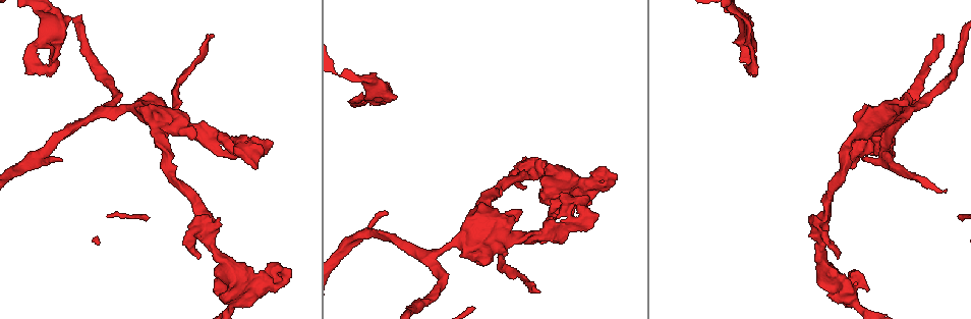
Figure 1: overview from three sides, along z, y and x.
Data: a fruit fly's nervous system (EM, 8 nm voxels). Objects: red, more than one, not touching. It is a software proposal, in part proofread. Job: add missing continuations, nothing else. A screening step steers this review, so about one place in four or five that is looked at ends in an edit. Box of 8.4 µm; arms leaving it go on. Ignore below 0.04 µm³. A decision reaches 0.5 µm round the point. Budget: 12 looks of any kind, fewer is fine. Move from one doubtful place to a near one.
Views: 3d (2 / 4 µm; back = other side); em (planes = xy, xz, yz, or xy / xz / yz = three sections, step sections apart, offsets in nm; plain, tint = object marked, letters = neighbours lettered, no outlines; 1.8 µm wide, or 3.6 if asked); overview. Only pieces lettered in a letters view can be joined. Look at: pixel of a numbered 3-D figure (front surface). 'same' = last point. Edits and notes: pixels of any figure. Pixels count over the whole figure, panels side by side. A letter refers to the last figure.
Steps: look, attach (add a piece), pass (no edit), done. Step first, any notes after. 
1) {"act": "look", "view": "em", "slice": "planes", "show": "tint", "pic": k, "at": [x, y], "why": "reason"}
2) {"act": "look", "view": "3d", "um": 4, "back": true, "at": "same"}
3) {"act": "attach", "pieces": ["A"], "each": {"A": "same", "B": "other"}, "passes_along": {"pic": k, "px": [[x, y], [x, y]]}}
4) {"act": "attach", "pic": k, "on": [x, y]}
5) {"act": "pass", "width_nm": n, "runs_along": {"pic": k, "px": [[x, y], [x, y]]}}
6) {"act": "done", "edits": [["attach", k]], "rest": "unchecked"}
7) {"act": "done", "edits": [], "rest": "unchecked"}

{"act": "look", "view": "em", "um": 3.6, "slice": "planes", "show": "letters", "pic": 1, "at": [538, 292], "why": "an open end"}

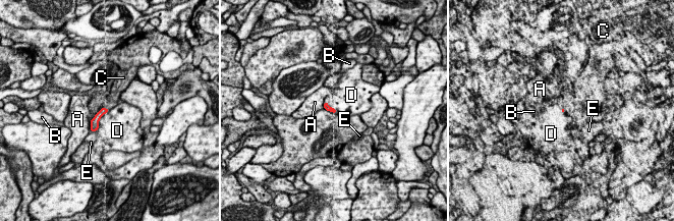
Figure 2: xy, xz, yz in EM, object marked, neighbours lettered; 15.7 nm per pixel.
{"act": "attach", "pieces": ["C"], "each": {"A": "other", "B": "other", "C": "same", "D": "other", "E": "other"}, "found": "it goes on there"}

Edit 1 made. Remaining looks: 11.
{"act": "look", "view": "3d", "um": 4, "pic": 1, "at": [176, 107]}

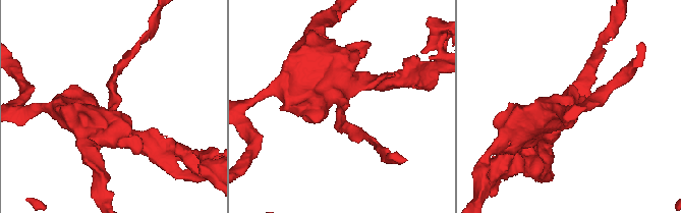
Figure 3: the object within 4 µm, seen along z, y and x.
{"act": "look", "view": "em", "slice": "xy", "step": 16, "show": "tint", "pic": 3, "at": [113, 105], "arm_widths_nm": [160, 460], "why": "need the tissue"}

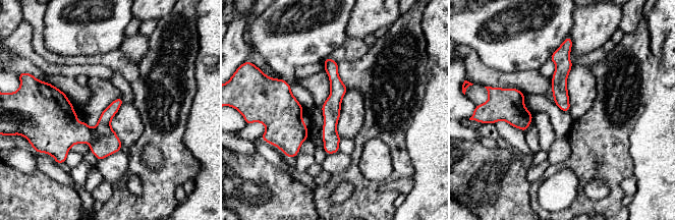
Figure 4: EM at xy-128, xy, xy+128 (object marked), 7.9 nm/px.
{"act": "look", "view": "em", "slice": "xy", "step": 16, "show": "letters", "at": "same"}

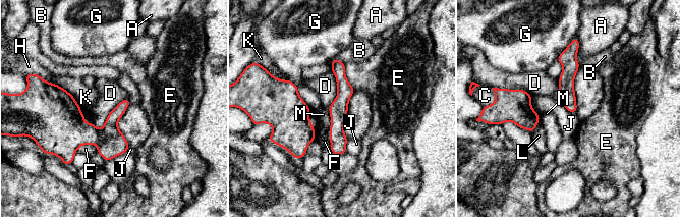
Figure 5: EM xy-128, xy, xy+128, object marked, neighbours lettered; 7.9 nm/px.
{"act": "pass", "longest_contact_nm": ["G", 300], "each": {"A": "other", "B": "other", "C": "other", "D": "other", "E": "other", "F": "other", "G": "other", "H": "other", "J": "other", "K": "other", "L": "other", "M": "other"}, "runs_along": {"pic": 5, "px": [[335, 61], [342, 82], [338, 152]]}, "found": "none of them fits"}

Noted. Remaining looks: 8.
{"act": "look", "view": "overview", "why": "redraw"}

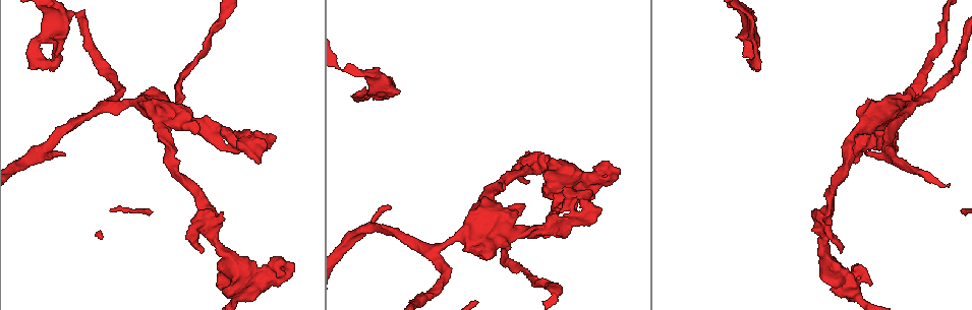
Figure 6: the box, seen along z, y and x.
{"act": "look", "view": "3d", "um": 2, "pic": 6, "at": [878, 140], "why": "branch point"}

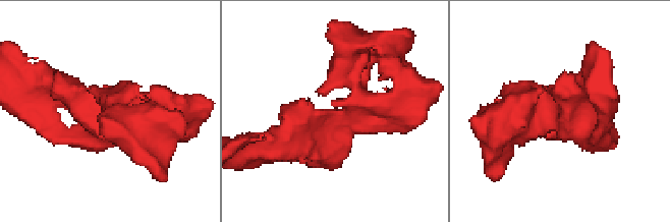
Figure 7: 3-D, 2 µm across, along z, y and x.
{"act": "look", "view": "em", "slice": "yz", "step": 4, "show": "tint", "pic": 7, "at": [563, 115]}

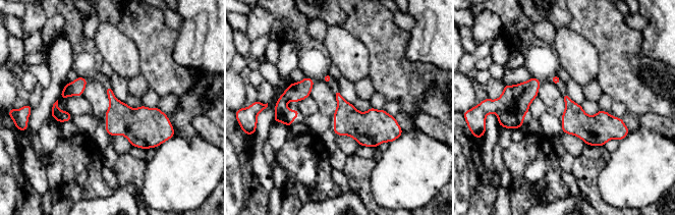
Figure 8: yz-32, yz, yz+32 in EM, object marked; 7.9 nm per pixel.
{"act": "look", "view": "em", "slice": "planes", "show": "letters", "at": "same"}

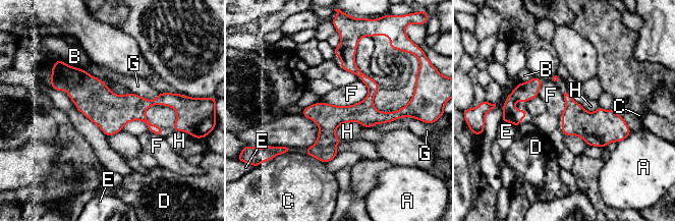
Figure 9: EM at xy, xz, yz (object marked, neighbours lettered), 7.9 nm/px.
{"act": "pass", "width_nm": 200, "each": {"A": "other", "B": "other", "C": "other", "D": "other", "E": "other", "F": "other", "G": "other", "H": "other"}, "border": {"pic": 9, "px": [[369, 89], [349, 105], [324, 103]]}, "found": "none of them fits"}

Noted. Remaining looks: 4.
{"act": "look", "view": "3d", "um": 2, "pic": 6, "at": [203, 250], "why": "tapers out"}

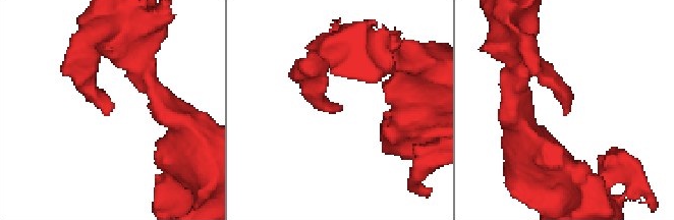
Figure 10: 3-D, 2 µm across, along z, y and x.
{"act": "look", "view": "em", "slice": "planes", "show": "letters", "pic": 10, "at": [113, 107]}

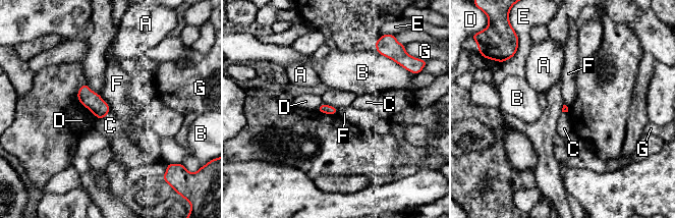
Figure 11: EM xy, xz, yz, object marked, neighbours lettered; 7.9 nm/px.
{"act": "pass", "each": {"A": "other", "B": "other", "C": "other", "D": "other", "E": "other", "F": "other", "G": "other"}, "border": {"pic": 11, "px": [[110, 111], [101, 118], [96, 117]]}, "found": "none of them fits"}

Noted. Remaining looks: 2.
{"act": "done", "edits": [["attach", 2]], "rest": "unchecked"}

